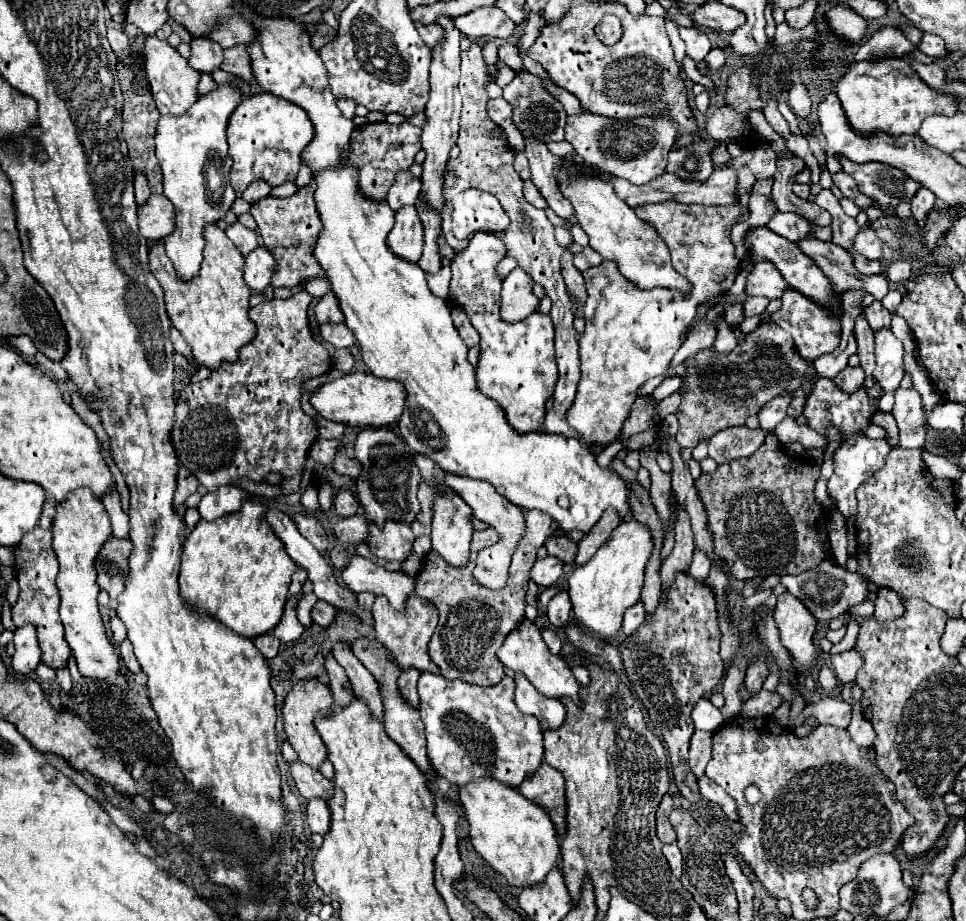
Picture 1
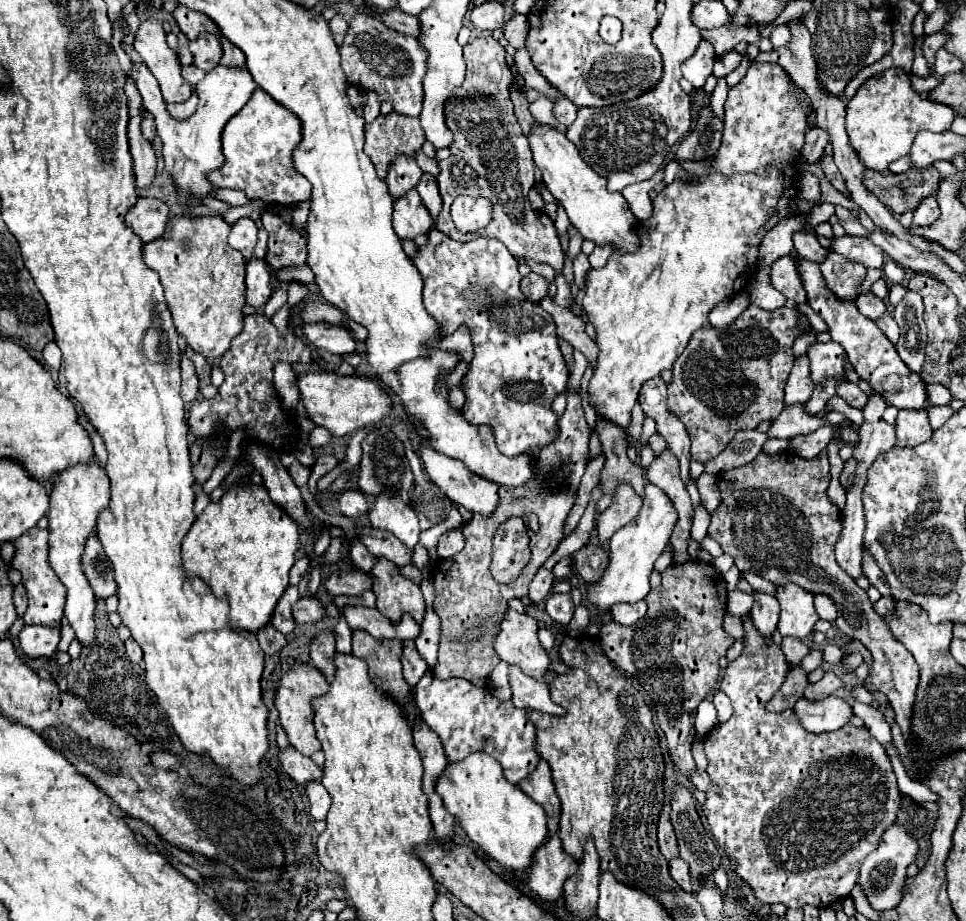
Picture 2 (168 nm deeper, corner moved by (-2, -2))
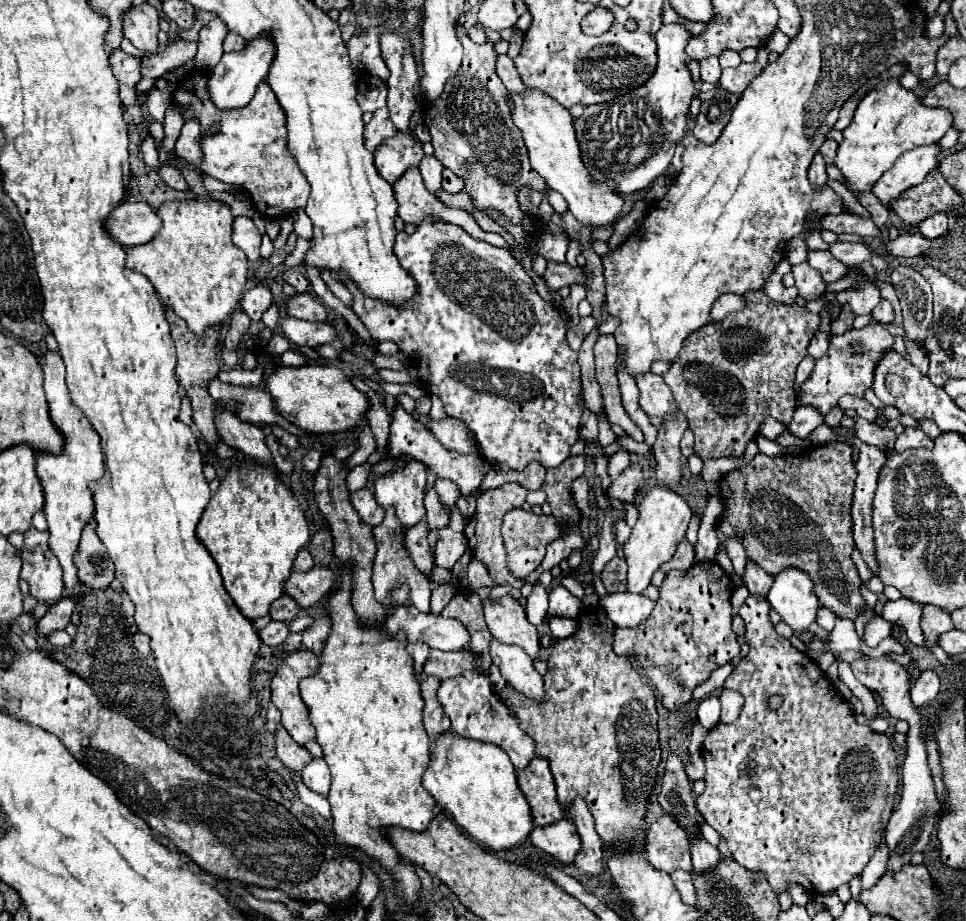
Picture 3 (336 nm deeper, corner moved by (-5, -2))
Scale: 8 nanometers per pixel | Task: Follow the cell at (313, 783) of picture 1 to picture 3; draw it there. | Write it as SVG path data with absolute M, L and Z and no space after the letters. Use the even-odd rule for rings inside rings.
M278 726L278 730L276 730L276 752L278 752L278 758L282 760L282 764L296 774L300 774L304 770L304 766L308 766L308 762L312 762L312 754L304 746L296 744L282 726Z

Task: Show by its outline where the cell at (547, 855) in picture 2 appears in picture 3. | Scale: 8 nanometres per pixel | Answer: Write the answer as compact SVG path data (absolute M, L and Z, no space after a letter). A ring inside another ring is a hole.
M560 820L554 826L544 828L538 826L532 830L530 838L536 848L550 854L562 864L572 864L574 856L580 850L580 836L576 834L576 826L570 820Z

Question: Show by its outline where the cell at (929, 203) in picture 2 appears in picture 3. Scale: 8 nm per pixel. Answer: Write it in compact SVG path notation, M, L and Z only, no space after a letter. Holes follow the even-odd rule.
M942 212L934 214L932 218L920 222L918 230L920 230L920 234L924 234L928 238L938 238L938 236L946 234L946 230L948 230L948 214L942 214Z

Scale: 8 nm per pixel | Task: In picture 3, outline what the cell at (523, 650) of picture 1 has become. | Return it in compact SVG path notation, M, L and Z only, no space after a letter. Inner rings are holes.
M512 596L484 600L484 616L490 634L504 644L520 646L532 660L538 658L538 628L526 618L524 608Z

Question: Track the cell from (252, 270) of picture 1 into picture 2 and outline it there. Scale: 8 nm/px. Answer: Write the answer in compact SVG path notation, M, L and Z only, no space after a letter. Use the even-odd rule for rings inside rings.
M249 260L247 262L247 304L253 308L261 308L271 296L271 274L265 268L263 260Z

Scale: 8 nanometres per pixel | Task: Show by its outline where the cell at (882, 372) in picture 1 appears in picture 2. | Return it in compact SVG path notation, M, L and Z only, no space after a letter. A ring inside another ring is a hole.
M885 312L885 314L879 316L875 322L877 322L877 326L881 328L881 332L883 332L891 342L897 342L897 340L899 340L899 326L897 326L897 322L893 320L893 314L891 314L891 312Z

